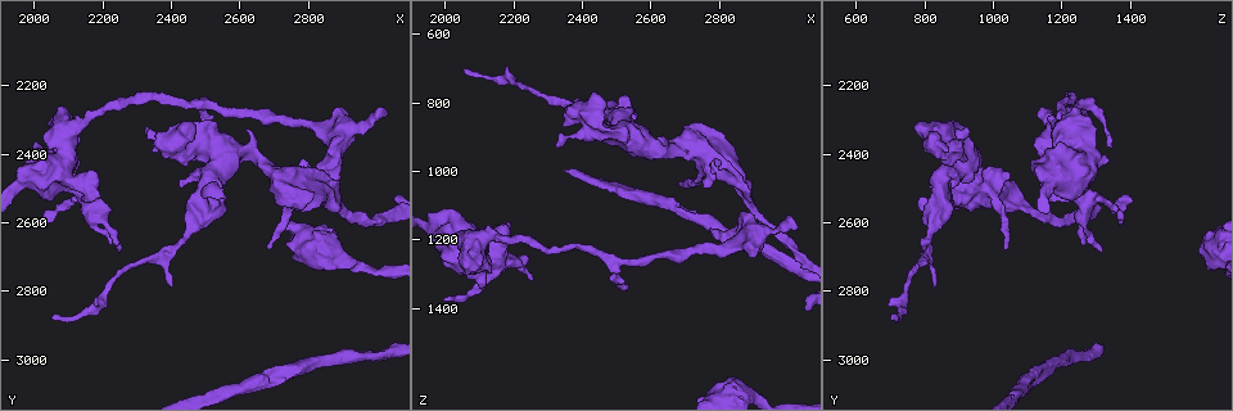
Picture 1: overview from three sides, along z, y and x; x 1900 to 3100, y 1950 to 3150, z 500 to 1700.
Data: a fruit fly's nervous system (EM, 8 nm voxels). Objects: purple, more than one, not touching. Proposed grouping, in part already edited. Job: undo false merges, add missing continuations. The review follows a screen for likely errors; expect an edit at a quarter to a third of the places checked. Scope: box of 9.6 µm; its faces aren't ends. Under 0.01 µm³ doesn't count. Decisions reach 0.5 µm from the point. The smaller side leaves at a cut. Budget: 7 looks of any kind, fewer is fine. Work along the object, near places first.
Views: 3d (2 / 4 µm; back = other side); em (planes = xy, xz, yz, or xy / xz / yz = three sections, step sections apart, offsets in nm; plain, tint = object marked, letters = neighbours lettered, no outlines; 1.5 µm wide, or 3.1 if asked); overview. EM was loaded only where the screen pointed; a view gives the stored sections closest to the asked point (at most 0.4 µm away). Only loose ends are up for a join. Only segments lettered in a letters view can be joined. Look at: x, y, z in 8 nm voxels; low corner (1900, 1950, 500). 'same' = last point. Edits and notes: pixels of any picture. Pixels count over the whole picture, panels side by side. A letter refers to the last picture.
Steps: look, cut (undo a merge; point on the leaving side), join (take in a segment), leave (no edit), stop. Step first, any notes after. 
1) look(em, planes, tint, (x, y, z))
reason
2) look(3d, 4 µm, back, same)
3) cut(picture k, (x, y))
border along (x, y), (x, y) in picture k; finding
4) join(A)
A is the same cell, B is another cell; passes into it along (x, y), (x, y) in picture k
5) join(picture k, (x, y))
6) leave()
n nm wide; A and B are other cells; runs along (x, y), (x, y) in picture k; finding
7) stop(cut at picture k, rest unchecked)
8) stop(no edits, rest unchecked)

look(em, planes, letters, (2050, 2880, 700))
an open end

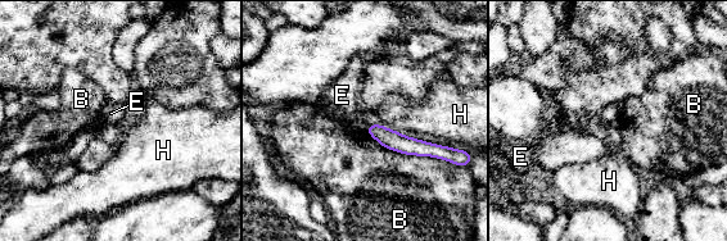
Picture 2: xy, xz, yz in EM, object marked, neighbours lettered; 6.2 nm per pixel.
leave()
110 nm wide; B, E and H are other cells; runs along (370, 128), (409, 146), (437, 150) in picture 2; none of them fits

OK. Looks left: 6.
look(em, yz, step 8, tint, (2000, 2610, 1370))
tapers out

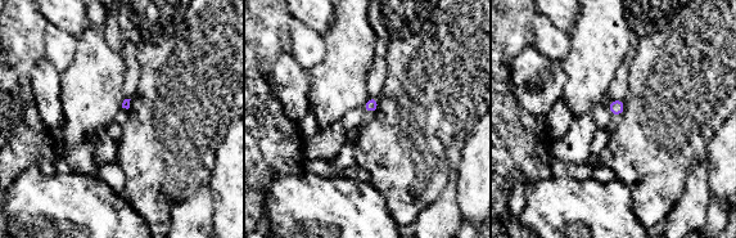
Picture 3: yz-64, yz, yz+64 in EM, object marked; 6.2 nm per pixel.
look(em, planes, letters, same)

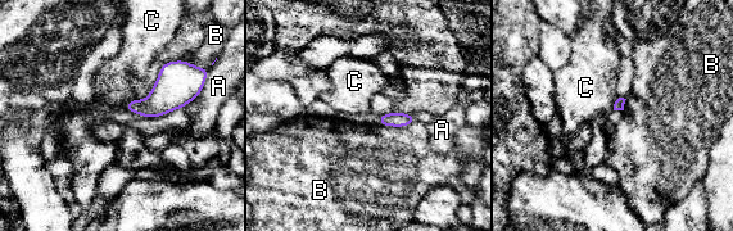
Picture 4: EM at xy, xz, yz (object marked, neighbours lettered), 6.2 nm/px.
leave()
A, B and C are other cells; border along (417, 121), (402, 126), (378, 125) in picture 4; no lettered segment goes on from it

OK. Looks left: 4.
look(3d, 4 µm, (3030, 2270, 1170))
an open end

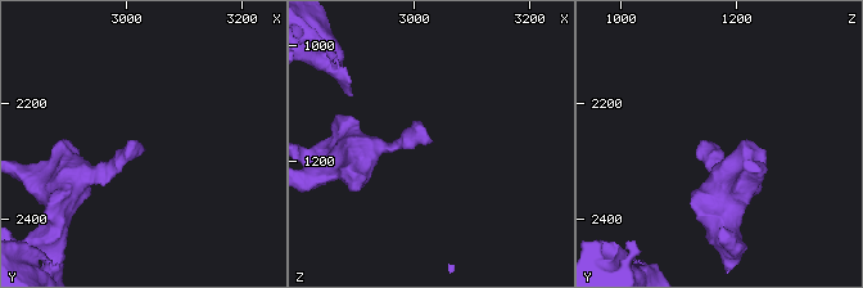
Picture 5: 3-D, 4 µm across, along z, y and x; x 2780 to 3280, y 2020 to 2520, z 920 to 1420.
look(em, planes, letters, (3030, 2275, 1165))
need the tissue

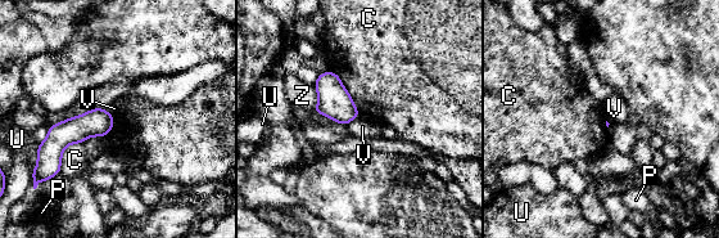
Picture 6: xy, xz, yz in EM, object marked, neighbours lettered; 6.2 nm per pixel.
leave()
C, P, U, V and Z are other cells; border along (361, 115), (346, 125) in picture 6; none of them fits

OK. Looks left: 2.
stop(no edits, rest unchecked)

